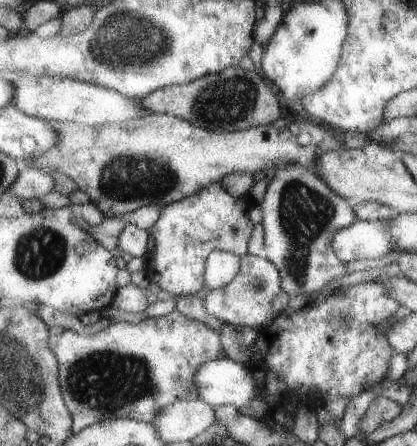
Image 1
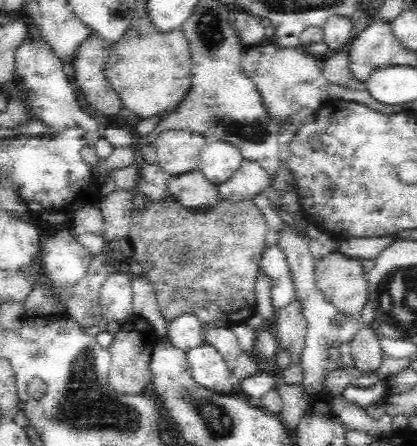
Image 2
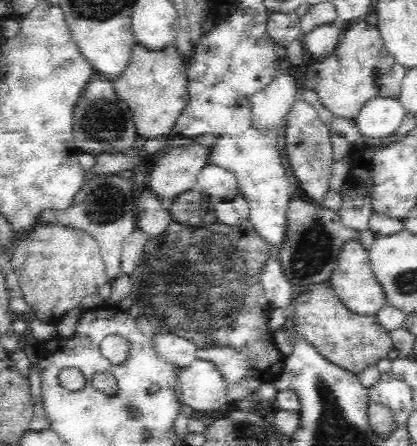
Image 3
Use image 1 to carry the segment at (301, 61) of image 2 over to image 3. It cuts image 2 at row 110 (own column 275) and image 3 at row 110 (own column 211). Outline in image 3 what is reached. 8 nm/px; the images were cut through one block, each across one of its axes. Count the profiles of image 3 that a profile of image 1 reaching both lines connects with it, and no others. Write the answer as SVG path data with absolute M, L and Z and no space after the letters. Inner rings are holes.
M296 100L294 108L290 110L284 126L284 146L288 154L288 162L296 176L296 186L308 196L310 202L322 204L326 192L328 192L328 180L332 174L334 164L334 150L332 150L332 132L320 122L314 108L310 108L306 102Z

